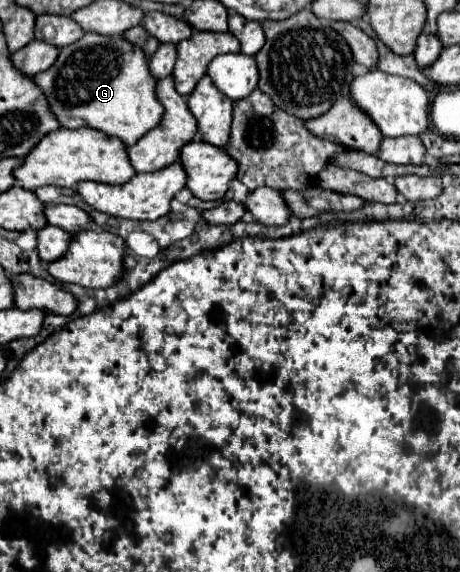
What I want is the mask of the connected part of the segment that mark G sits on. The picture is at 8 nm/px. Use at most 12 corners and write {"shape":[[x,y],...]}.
{"shape":[[85,33],[33,79],[63,127],[137,143],[161,121],[149,59]]}

